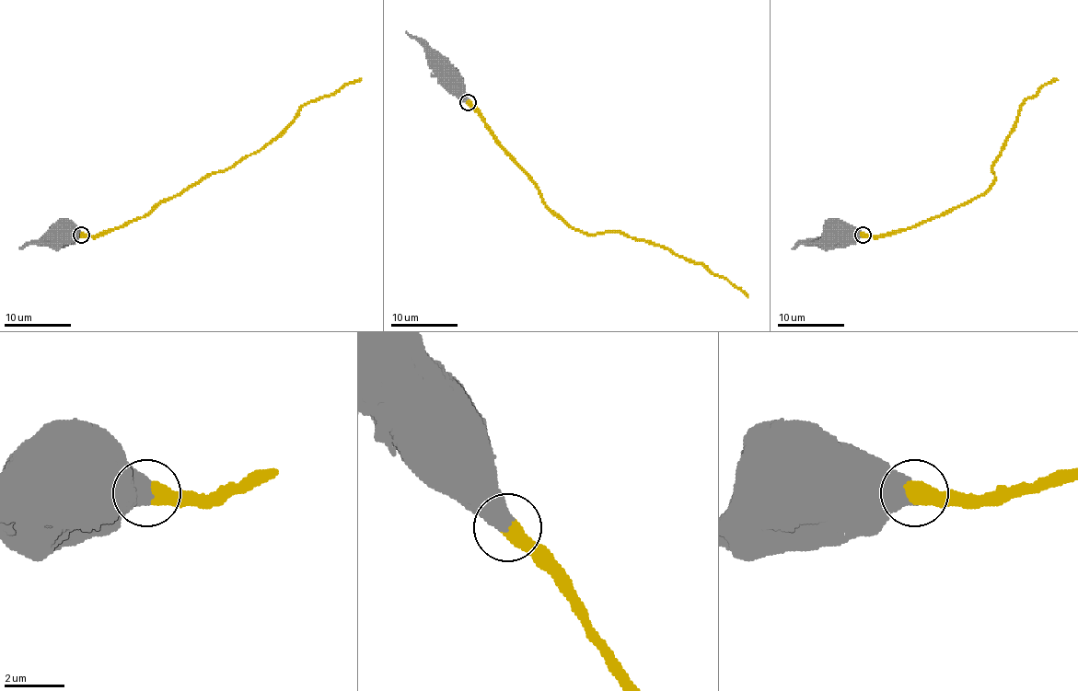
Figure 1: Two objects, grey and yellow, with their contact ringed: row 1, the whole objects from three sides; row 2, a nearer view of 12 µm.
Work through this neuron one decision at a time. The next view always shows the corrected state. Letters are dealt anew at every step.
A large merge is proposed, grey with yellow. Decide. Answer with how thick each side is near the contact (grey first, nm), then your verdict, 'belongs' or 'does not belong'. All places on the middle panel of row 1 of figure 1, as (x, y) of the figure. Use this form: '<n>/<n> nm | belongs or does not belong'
700/550 nm | belongs

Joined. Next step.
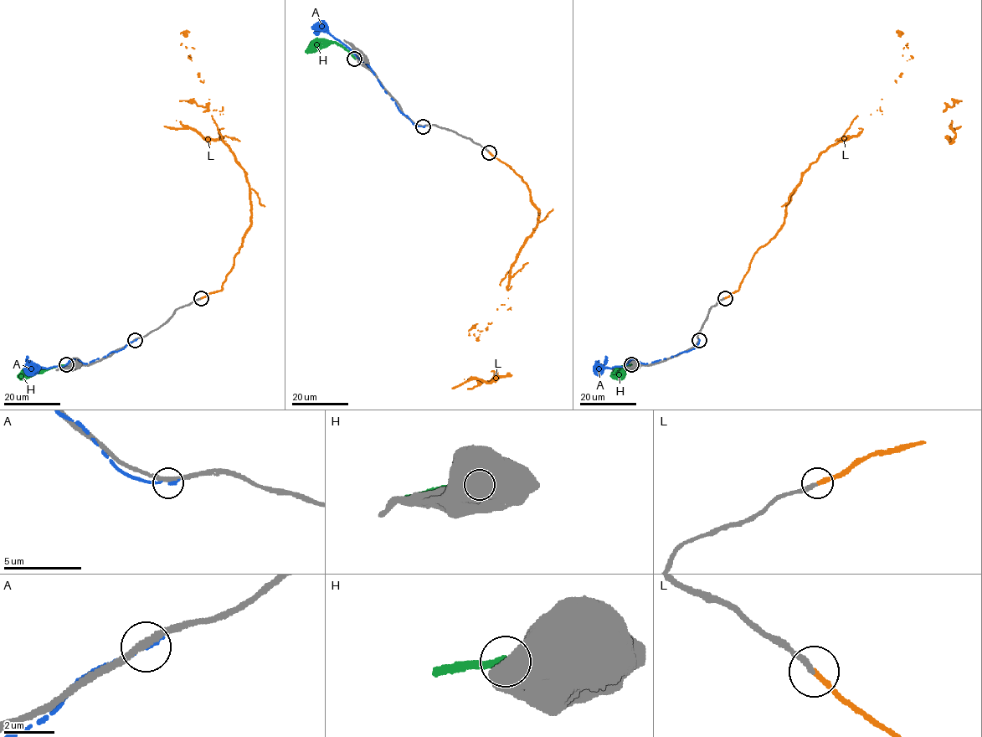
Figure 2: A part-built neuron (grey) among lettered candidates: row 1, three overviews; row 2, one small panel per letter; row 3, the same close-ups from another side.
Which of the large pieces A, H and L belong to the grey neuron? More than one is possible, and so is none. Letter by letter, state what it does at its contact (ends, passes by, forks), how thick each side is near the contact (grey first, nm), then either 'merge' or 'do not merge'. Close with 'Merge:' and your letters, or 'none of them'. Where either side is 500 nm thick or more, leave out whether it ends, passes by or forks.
A: it ends | 240/190 nm | do not merge
H: 500/260 nm | do not merge
L: it ends | 240/240 nm | merge
Merge: L

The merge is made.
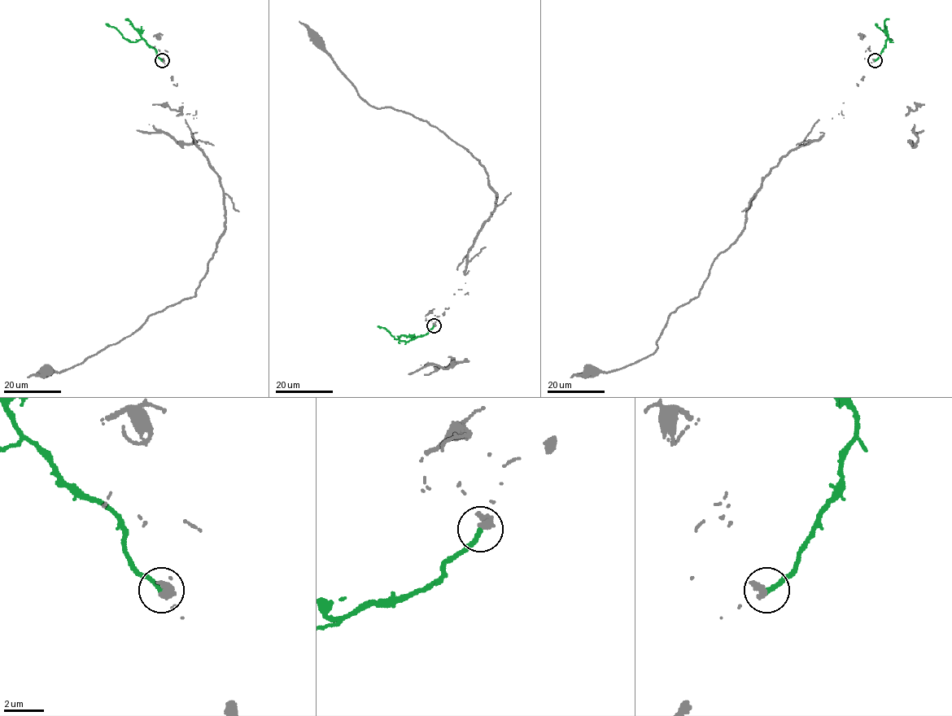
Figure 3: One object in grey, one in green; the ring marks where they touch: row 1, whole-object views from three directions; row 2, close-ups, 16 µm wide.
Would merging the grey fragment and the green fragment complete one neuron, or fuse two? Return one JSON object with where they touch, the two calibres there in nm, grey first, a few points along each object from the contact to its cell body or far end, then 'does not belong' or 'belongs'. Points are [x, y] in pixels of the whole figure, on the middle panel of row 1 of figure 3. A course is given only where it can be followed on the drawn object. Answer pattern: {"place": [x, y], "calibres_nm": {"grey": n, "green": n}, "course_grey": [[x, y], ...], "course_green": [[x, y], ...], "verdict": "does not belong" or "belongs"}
{"place": [434, 325], "calibres_nm": {"grey": 420, "green": 260}, "course_grey": [[434, 326], [458, 290], [457, 267], [493, 211], [497, 194], [479, 160], [436, 128], [366, 102], [318, 39]], "course_green": [[434, 326], [427, 333], [408, 342], [395, 339], [377, 326]], "verdict": "belongs"}

